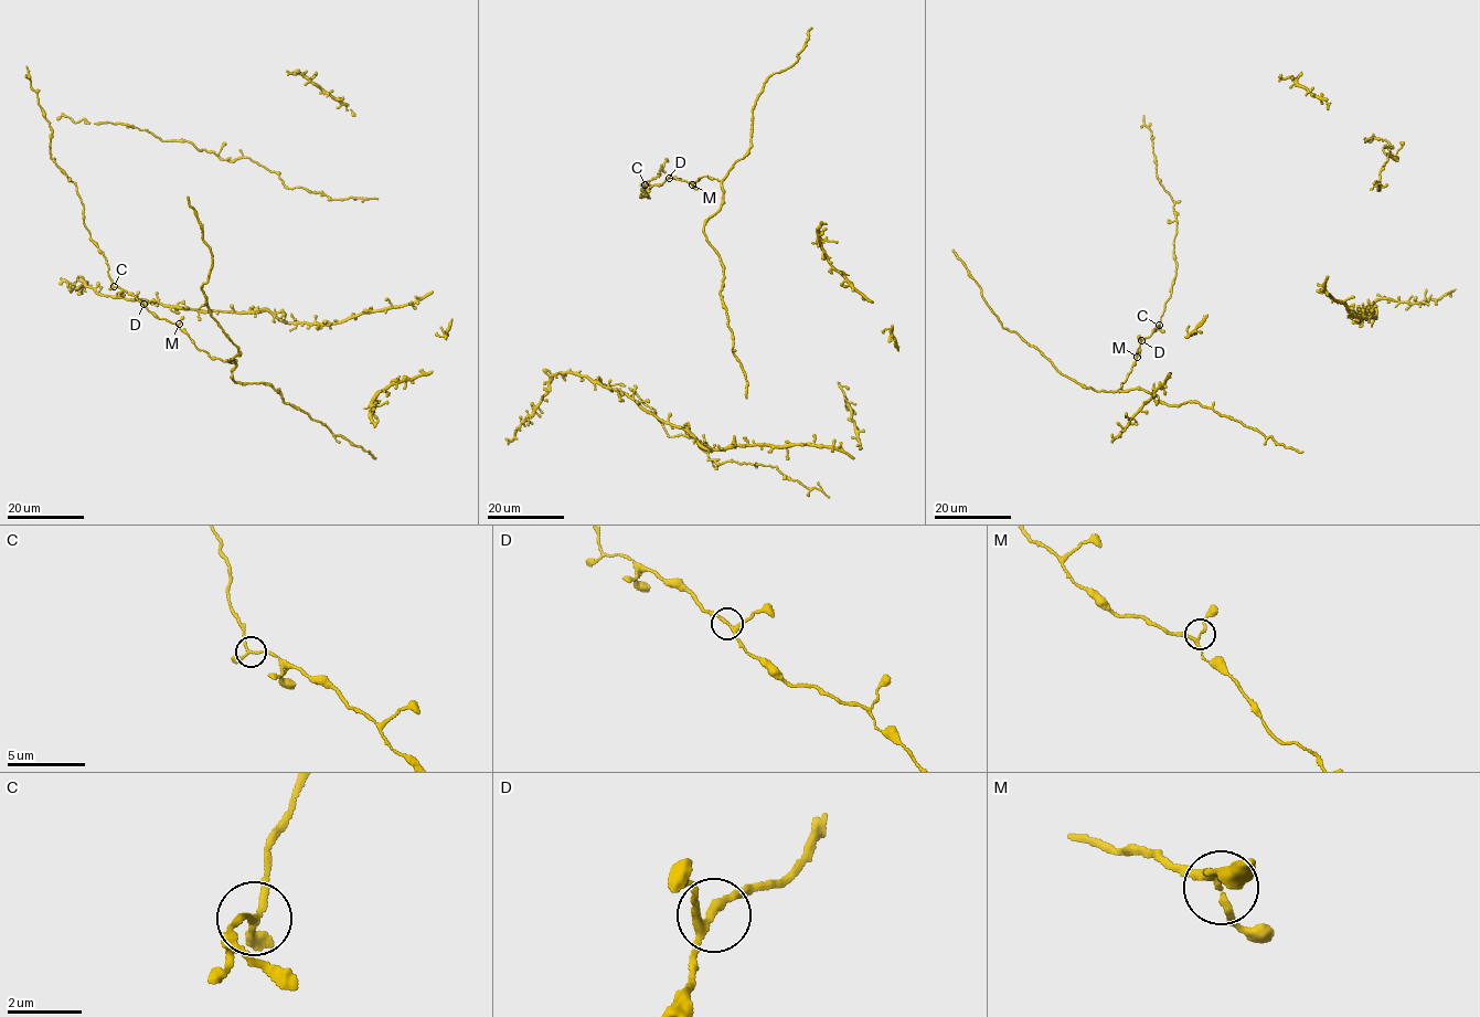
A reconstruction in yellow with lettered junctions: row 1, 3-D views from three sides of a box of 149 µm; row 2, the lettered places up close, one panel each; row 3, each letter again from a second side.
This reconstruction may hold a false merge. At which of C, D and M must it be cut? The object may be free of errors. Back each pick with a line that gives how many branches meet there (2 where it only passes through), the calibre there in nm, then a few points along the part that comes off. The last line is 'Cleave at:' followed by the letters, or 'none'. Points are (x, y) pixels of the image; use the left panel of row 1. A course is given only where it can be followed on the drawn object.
Cleave at: none

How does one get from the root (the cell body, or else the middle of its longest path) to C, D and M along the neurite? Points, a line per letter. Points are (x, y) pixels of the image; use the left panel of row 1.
C: (332, 433), (269, 384), (233, 380), (234, 361), (213, 358), (176, 324), (114, 286)
D: (332, 433), (284, 402), (269, 384), (233, 380), (234, 361), (213, 358), (176, 324), (158, 318), (144, 304)
M: (332, 433), (284, 402), (269, 384), (233, 380), (234, 361), (213, 358), (199, 349), (179, 322)

